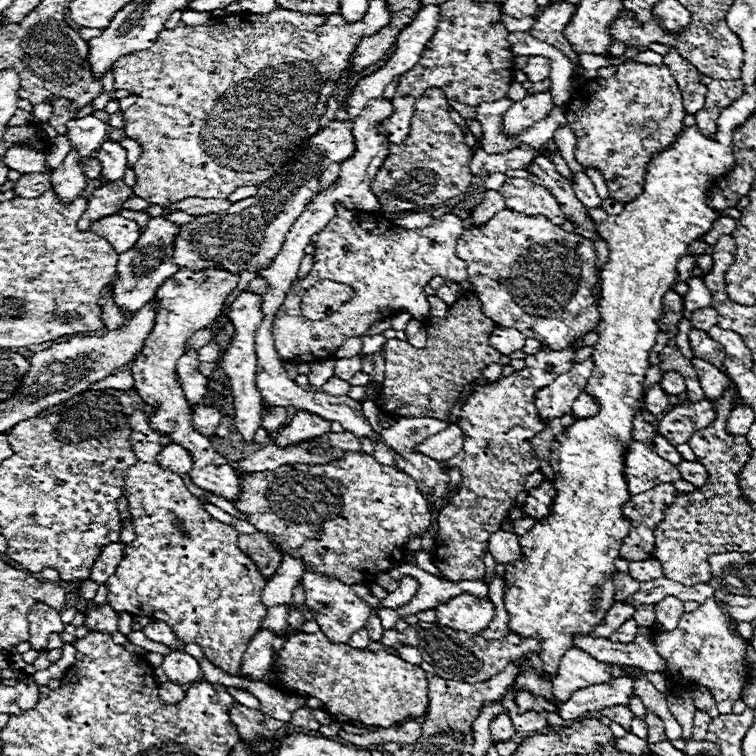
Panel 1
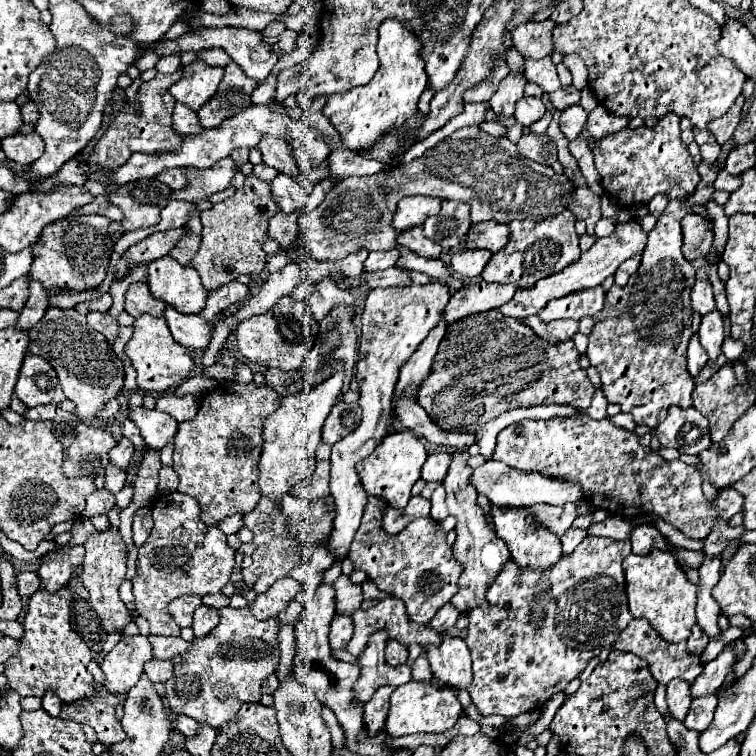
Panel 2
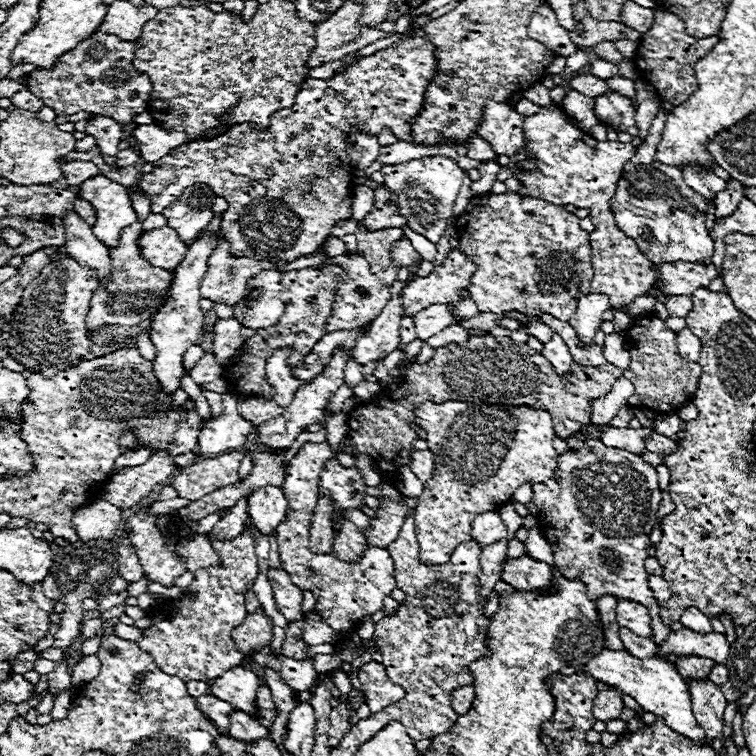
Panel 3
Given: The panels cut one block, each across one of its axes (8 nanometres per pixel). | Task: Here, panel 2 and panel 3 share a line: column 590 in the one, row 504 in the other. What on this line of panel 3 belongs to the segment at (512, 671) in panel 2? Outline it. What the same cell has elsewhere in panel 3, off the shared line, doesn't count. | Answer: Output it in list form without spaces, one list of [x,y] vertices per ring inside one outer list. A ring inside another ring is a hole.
[[[586,440],[582,448],[568,450],[556,458],[558,466],[550,480],[542,484],[534,484],[534,504],[540,510],[540,532],[550,542],[554,550],[556,566],[568,576],[580,576],[586,584],[586,594],[592,600],[612,594],[624,600],[638,600],[650,608],[652,616],[652,632],[654,642],[660,646],[662,640],[672,632],[670,626],[662,624],[658,616],[658,602],[652,598],[652,590],[648,588],[648,572],[644,568],[644,560],[648,558],[648,544],[650,544],[650,530],[656,522],[656,510],[662,502],[658,490],[658,472],[648,466],[642,458],[632,456],[618,448],[608,448],[600,440]]]

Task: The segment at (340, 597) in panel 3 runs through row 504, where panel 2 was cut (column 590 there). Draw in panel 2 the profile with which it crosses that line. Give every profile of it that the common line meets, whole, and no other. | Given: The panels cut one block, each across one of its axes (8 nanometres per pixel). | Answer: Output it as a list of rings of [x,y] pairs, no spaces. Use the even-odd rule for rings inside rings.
[[[596,286],[596,288],[580,290],[576,294],[568,294],[564,298],[556,298],[556,300],[548,302],[538,312],[538,318],[542,322],[564,320],[564,318],[580,320],[584,316],[594,316],[596,312],[602,310],[602,306],[604,306],[604,288]]]

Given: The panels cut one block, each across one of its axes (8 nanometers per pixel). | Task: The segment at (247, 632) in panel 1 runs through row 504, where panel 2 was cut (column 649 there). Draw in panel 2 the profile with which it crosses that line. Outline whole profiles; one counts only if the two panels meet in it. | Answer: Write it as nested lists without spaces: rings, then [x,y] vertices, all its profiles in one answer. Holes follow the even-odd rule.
[[[666,114],[662,120],[658,120],[658,124],[654,128],[646,128],[646,126],[634,128],[634,130],[624,128],[616,134],[610,134],[610,136],[594,142],[592,152],[594,152],[594,162],[598,168],[598,174],[602,176],[600,184],[602,184],[604,192],[620,208],[632,208],[632,206],[648,204],[656,194],[664,194],[664,196],[668,196],[668,200],[686,202],[688,196],[694,194],[694,190],[700,182],[698,166],[694,164],[688,148],[680,140],[680,118],[676,114]]]

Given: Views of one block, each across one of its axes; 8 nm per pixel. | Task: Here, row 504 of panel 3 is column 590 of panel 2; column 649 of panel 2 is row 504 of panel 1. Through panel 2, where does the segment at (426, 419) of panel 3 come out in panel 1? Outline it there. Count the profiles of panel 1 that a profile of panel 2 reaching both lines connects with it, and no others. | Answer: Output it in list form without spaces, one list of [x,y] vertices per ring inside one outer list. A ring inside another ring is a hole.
[[[570,344],[562,352],[540,346],[536,354],[528,354],[526,368],[516,370],[512,376],[478,388],[460,408],[458,426],[466,434],[462,452],[440,464],[446,470],[458,468],[462,474],[460,488],[440,510],[438,534],[432,548],[432,562],[446,580],[482,580],[484,578],[484,550],[488,538],[508,520],[508,512],[516,504],[516,496],[524,490],[526,478],[540,468],[532,452],[532,438],[546,426],[538,416],[534,392],[544,388],[562,372],[572,366],[576,348]]]

